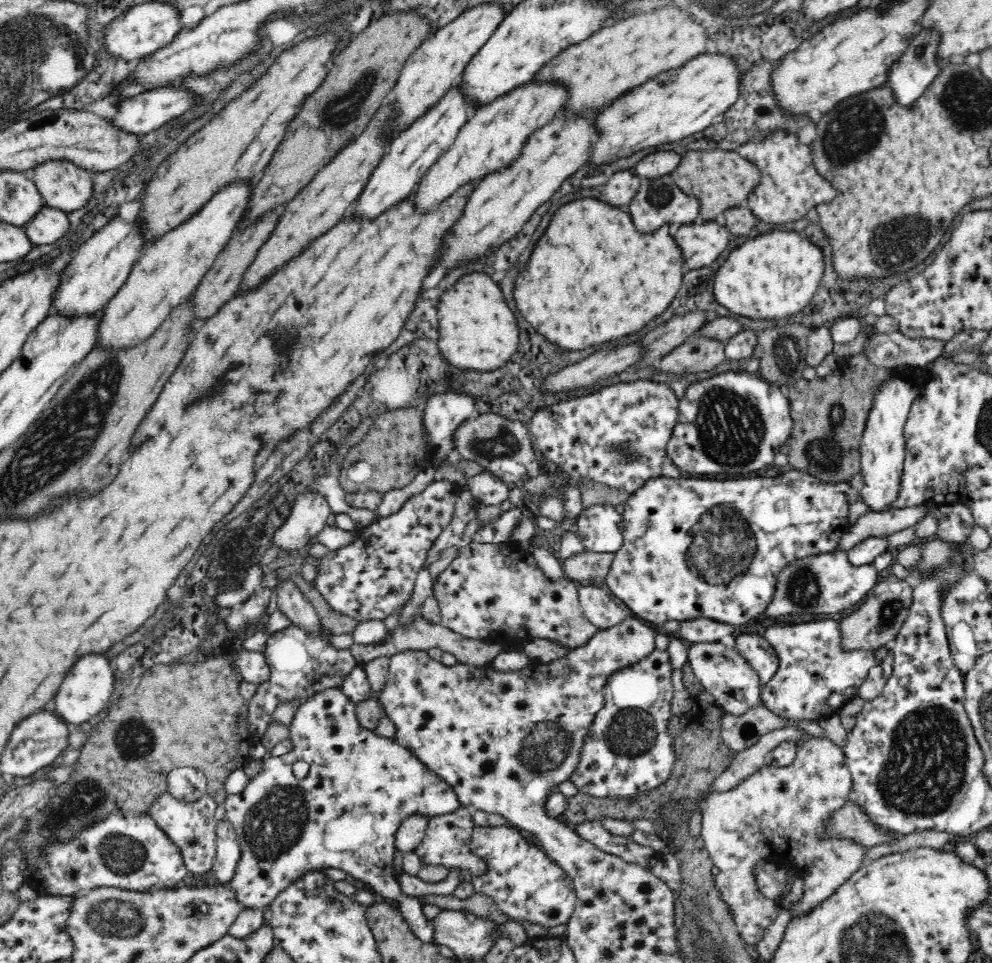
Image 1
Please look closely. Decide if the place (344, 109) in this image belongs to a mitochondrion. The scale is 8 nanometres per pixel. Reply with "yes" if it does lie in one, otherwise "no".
yes

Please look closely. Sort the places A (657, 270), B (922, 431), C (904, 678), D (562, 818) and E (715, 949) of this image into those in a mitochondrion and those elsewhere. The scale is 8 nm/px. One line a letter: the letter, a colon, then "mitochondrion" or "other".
A: other
B: other
C: other
D: other
E: mitochondrion

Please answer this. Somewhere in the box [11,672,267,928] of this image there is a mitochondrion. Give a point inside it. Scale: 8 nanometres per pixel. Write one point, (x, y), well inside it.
(88, 794)

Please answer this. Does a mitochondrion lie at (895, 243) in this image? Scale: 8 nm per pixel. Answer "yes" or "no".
yes

